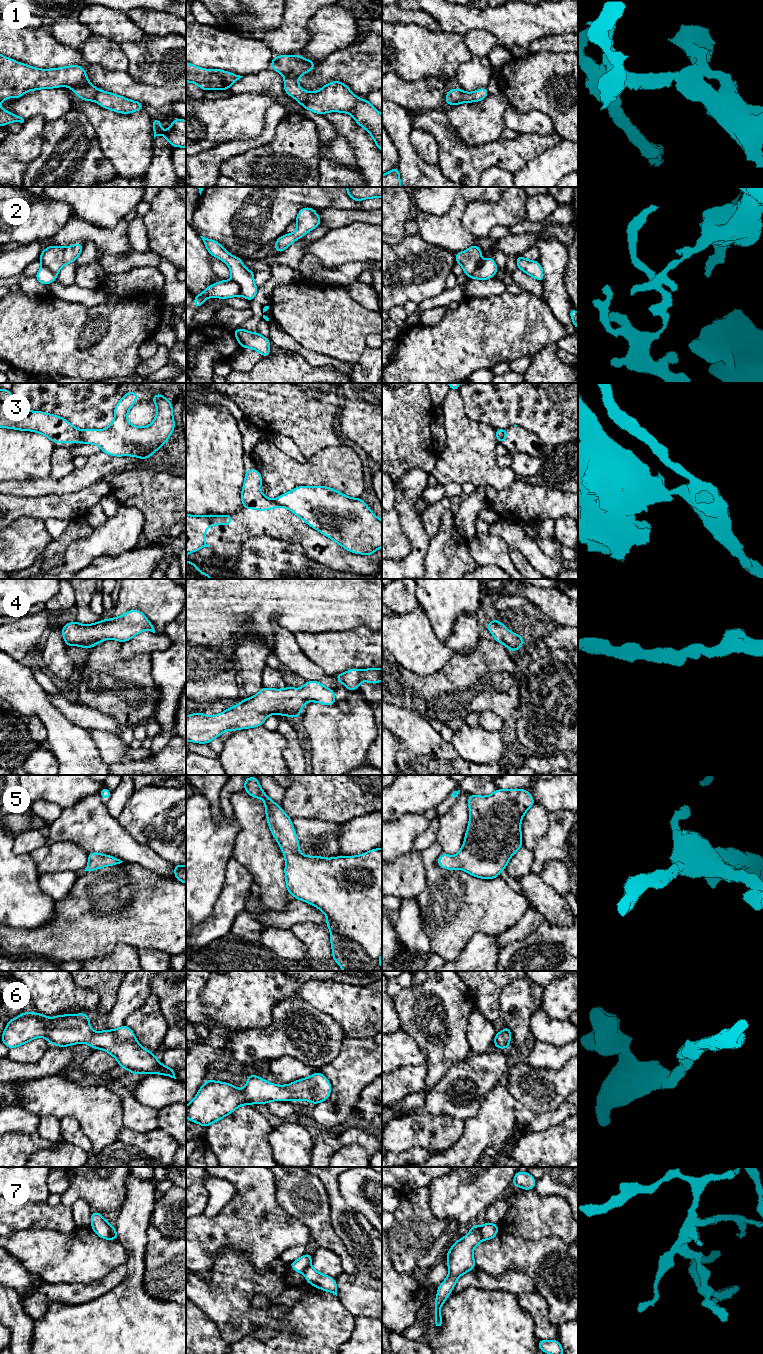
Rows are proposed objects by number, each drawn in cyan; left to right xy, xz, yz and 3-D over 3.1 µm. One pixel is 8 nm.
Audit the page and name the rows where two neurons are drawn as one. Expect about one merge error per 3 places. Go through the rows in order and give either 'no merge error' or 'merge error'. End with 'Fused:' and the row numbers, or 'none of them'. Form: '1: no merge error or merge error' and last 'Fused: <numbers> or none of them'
1: no merge error
2: merge error
3: merge error
4: no merge error
5: no merge error
6: no merge error
7: merge error
Fused: 2, 3, 7

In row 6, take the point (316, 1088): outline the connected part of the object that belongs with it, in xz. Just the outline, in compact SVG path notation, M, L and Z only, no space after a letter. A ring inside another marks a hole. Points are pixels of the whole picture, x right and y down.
M319 1071L310 1077L298 1079L285 1086L272 1084L258 1075L247 1075L247 1083L244 1089L234 1087L227 1082L218 1082L208 1079L199 1089L195 1098L186 1106L186 1117L193 1123L203 1127L210 1126L235 1111L239 1106L250 1104L267 1104L270 1101L299 1101L306 1100L317 1104L326 1101L331 1093L332 1085Z

